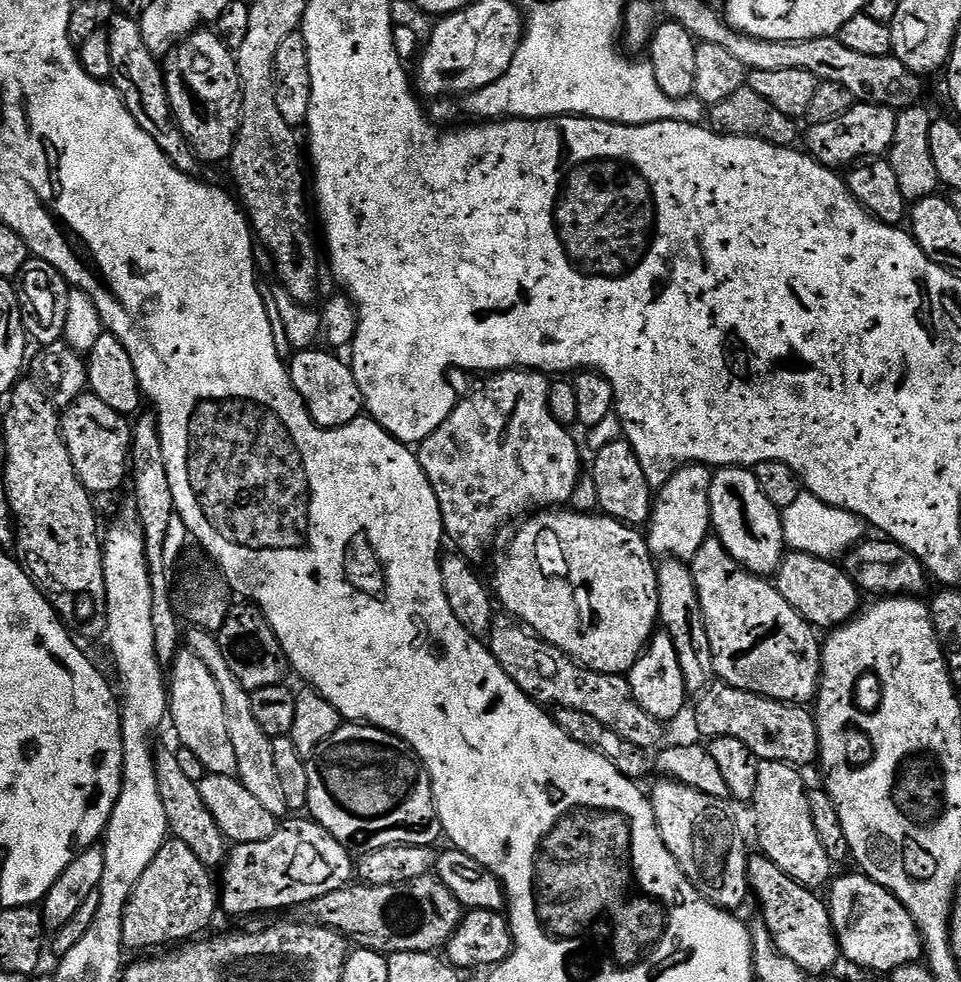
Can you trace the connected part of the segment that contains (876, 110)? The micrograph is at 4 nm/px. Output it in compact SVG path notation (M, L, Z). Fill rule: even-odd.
M857 102L852 105L849 112L842 114L842 118L811 125L807 129L809 132L806 132L806 151L818 163L825 164L833 170L847 169L865 158L883 157L894 142L896 118L897 113L886 106Z

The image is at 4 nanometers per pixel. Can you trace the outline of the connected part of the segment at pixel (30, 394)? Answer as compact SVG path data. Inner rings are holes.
M28 378L21 379L12 389L8 402L8 413L4 416L4 448L8 451L8 469L4 472L3 483L8 490L8 504L12 507L15 523L22 533L18 547L24 551L23 563L40 591L52 601L52 609L59 614L69 632L77 637L85 636L88 640L95 636L103 637L108 630L108 603L102 532L96 529L96 508L92 505L94 496L80 480L64 441L61 413L49 393L47 396Z

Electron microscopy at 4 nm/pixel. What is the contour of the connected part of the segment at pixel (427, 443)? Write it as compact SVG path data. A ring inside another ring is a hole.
M509 370L507 372L497 372L491 378L485 379L481 388L476 388L468 397L461 399L457 403L455 410L430 434L425 440L421 440L418 445L418 459L434 494L438 498L438 506L442 514L444 523L444 534L449 541L456 543L455 551L469 562L477 562L492 548L492 543L496 540L500 528L507 526L511 520L519 521L529 514L539 513L541 510L556 510L564 504L576 492L576 483L580 480L580 448L576 445L576 440L571 436L569 429L565 425L559 424L550 414L550 402L548 401L549 377L543 372L533 372L531 370Z

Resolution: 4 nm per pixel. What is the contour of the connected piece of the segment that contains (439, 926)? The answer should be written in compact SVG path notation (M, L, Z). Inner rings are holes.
M432 874L394 886L356 882L303 905L302 912L308 915L305 917L311 923L333 928L355 947L385 954L443 949L466 915L458 898L454 898L448 887Z

